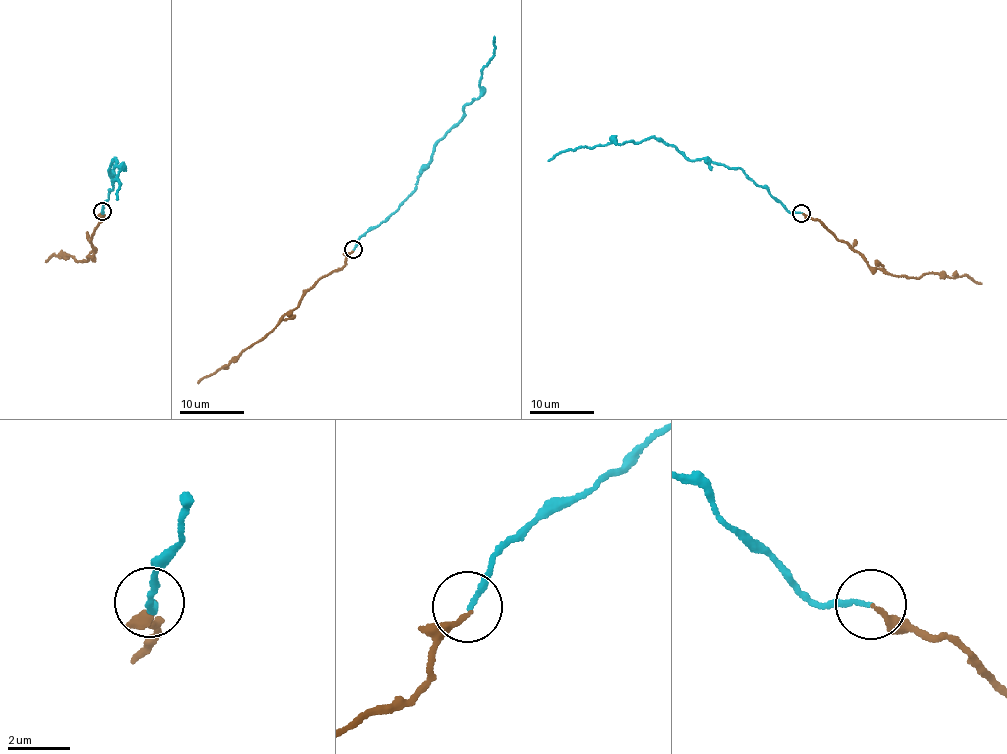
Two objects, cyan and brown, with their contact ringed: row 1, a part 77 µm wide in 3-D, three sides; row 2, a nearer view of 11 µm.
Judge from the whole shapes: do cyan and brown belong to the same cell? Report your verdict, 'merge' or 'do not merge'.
merge

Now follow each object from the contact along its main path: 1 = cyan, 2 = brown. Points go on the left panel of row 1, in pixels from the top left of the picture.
1: (102, 211), (113, 186), (115, 176), (108, 170), (114, 158), (113, 166), (124, 169), (115, 179), (117, 200)
2: (103, 212), (90, 241), (93, 253), (88, 260), (78, 261), (64, 253), (61, 258), (52, 254), (45, 261)

